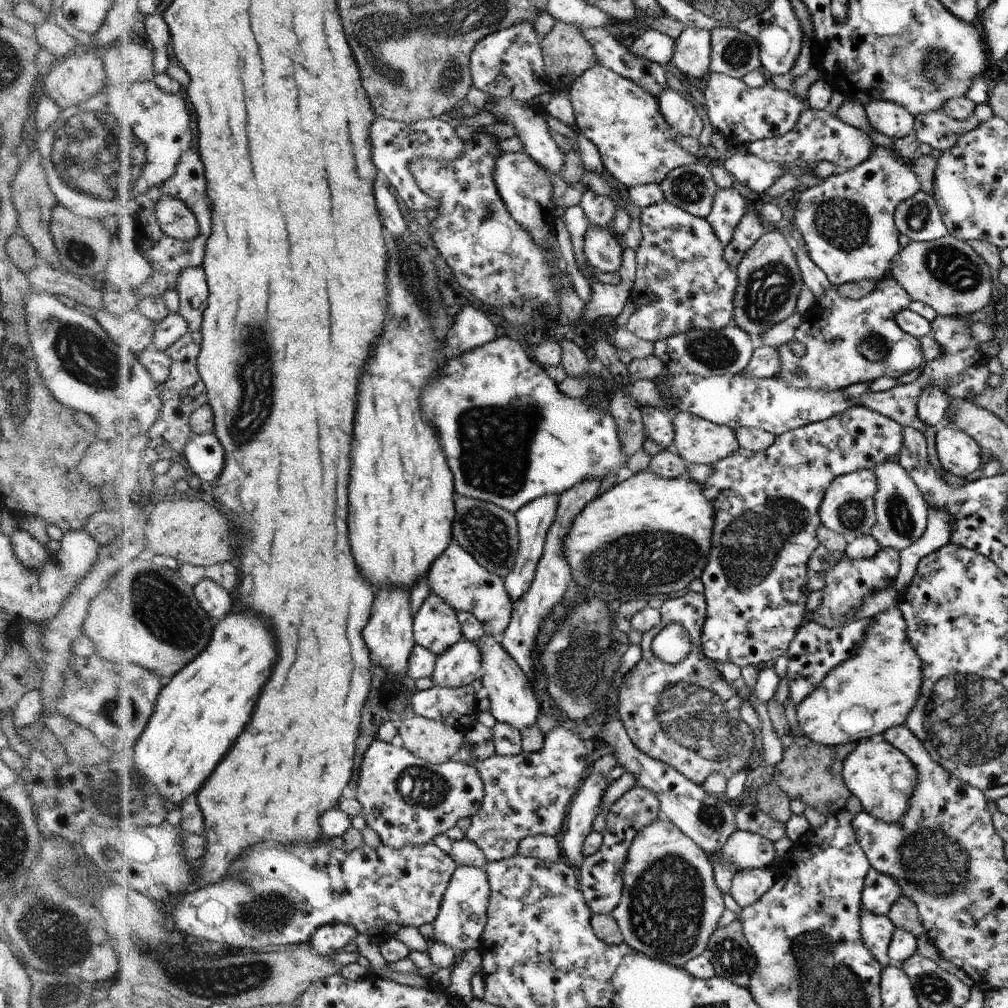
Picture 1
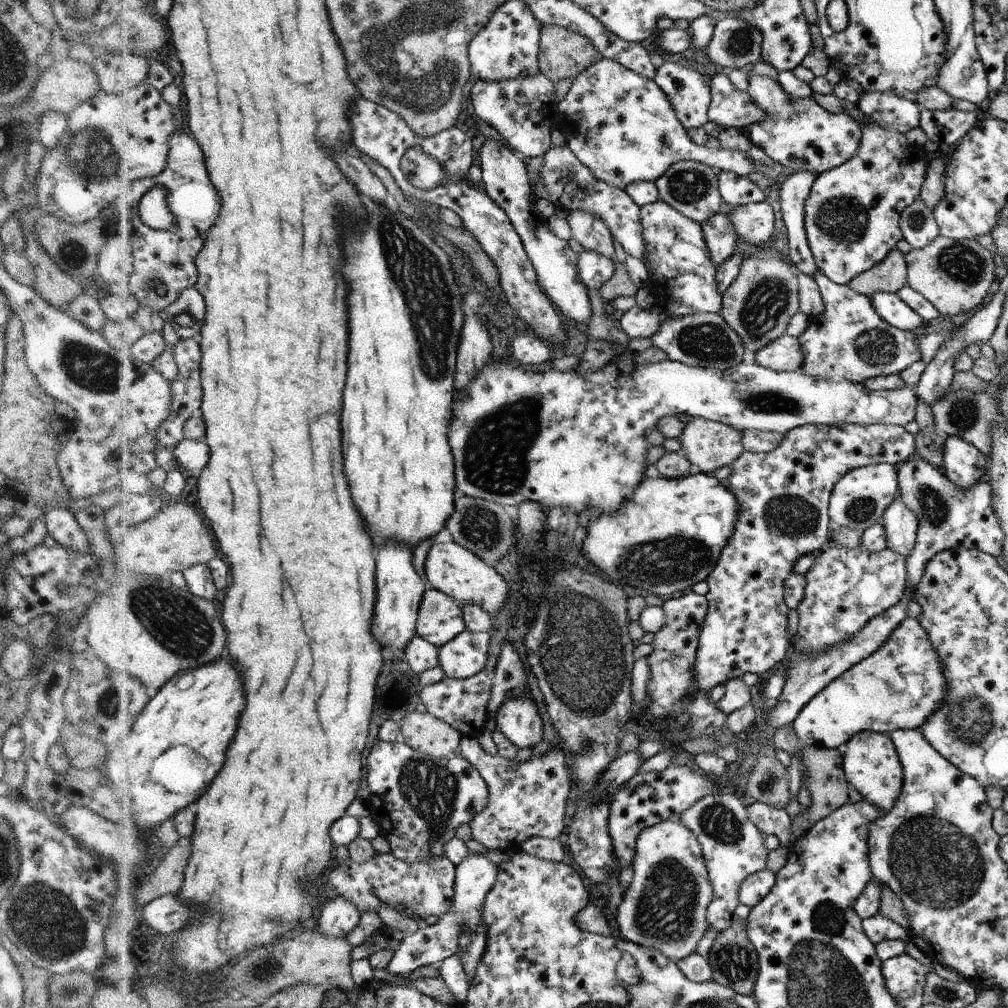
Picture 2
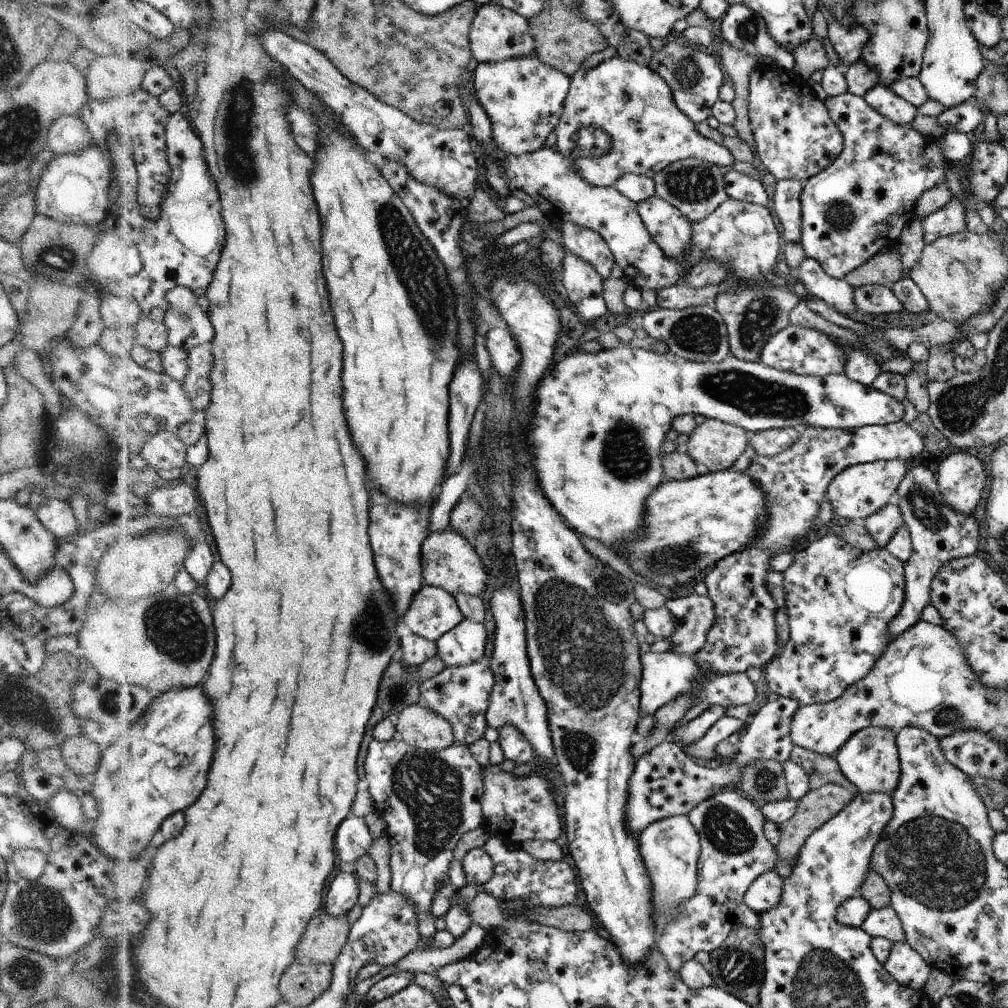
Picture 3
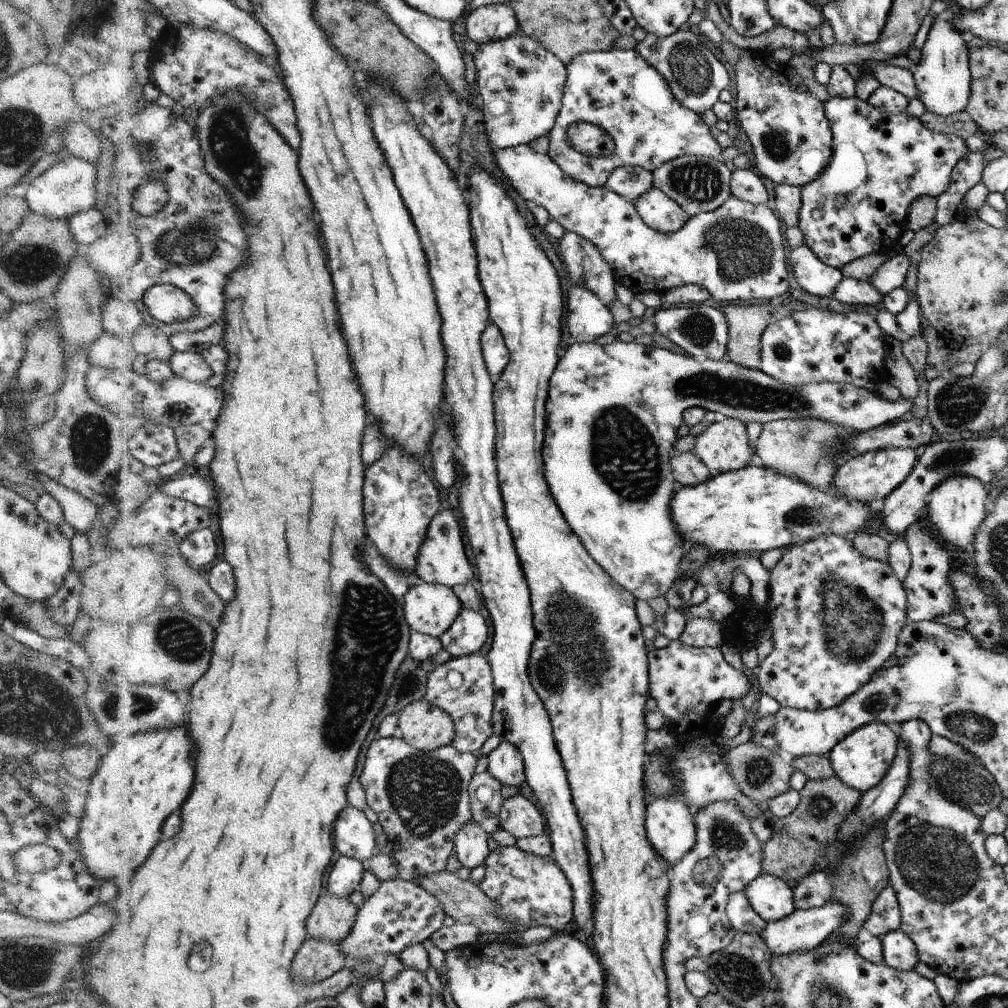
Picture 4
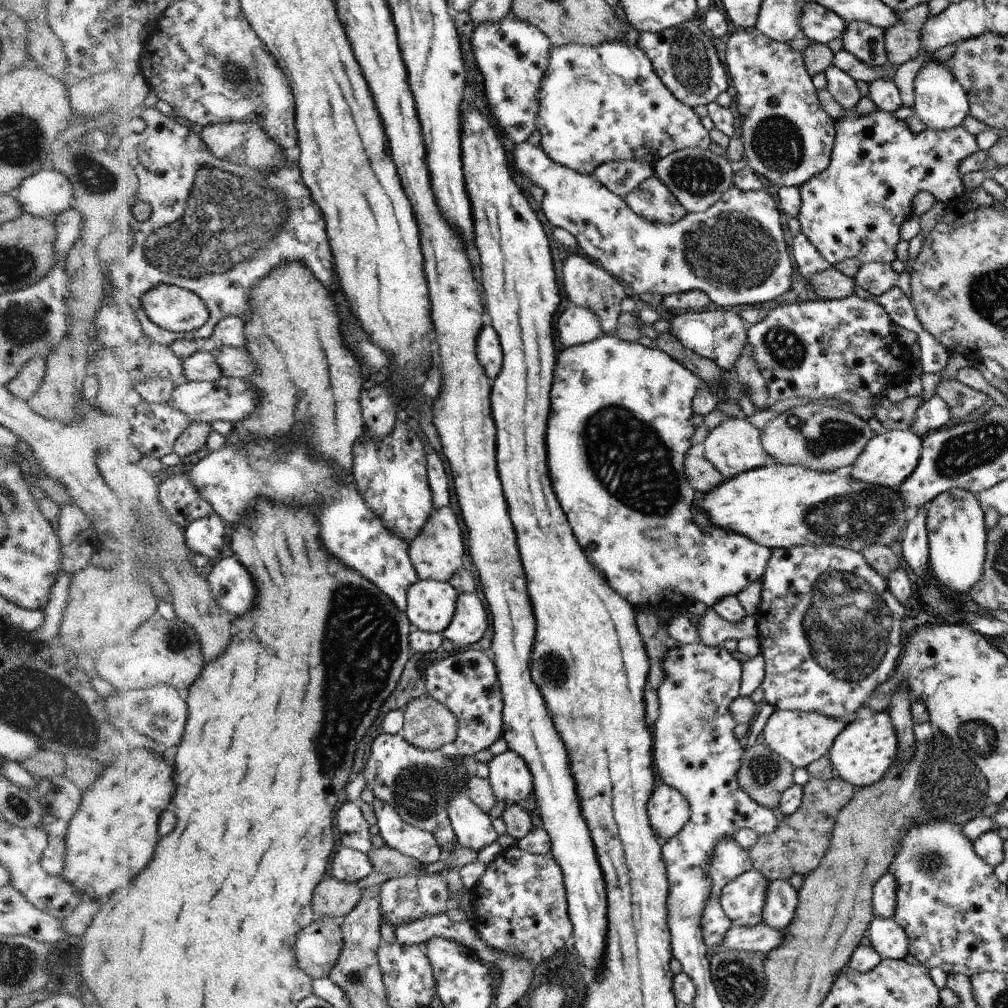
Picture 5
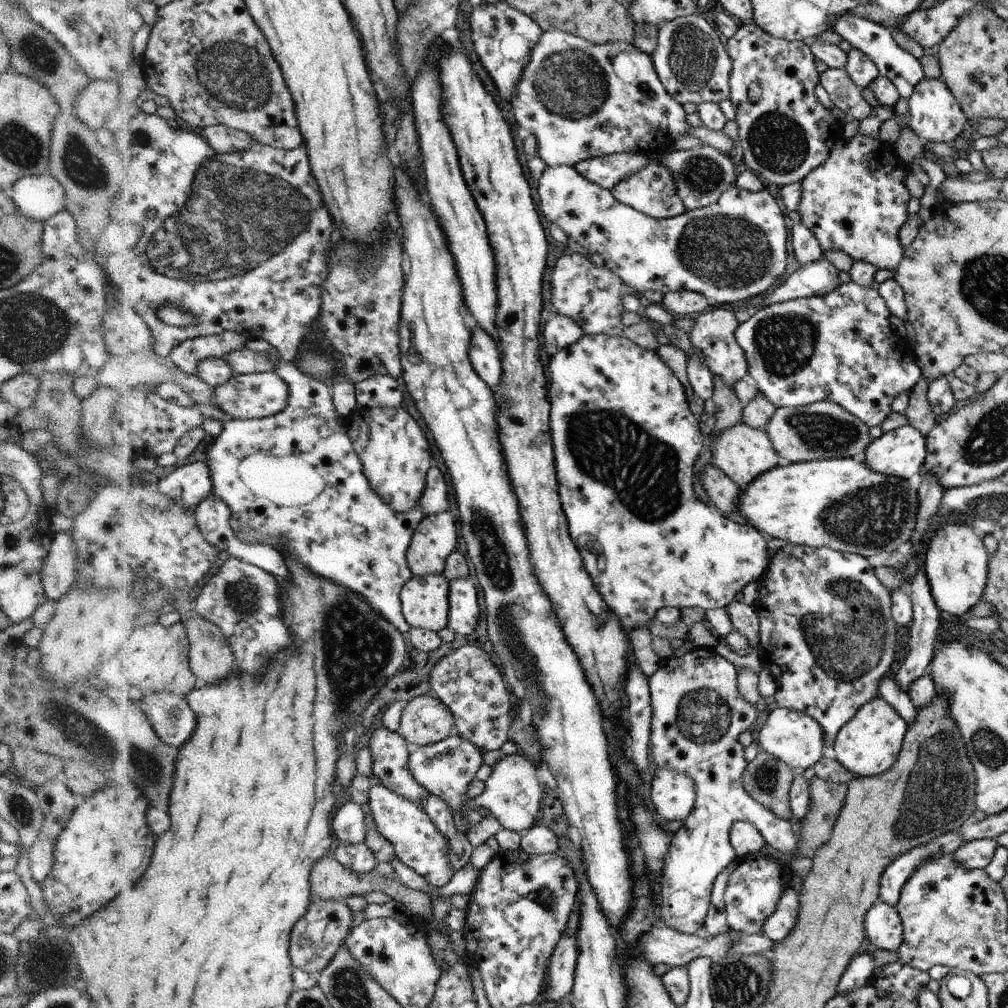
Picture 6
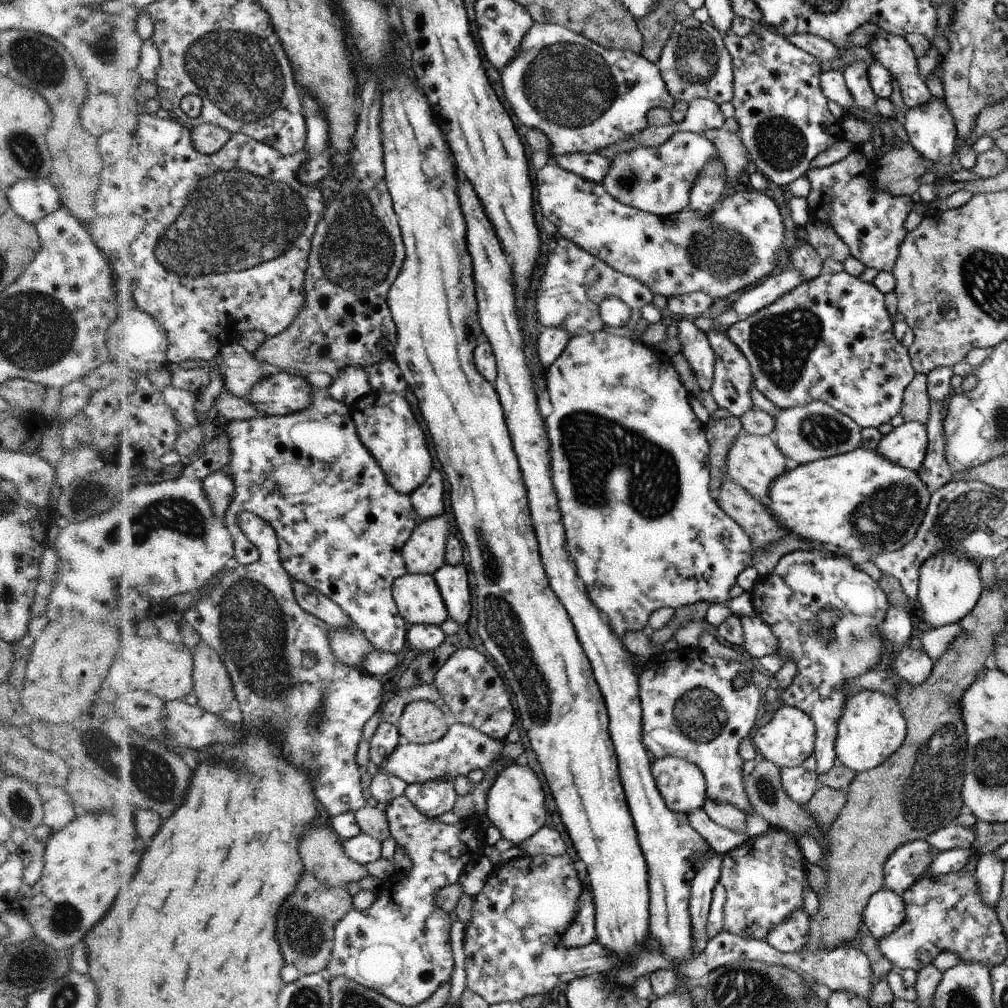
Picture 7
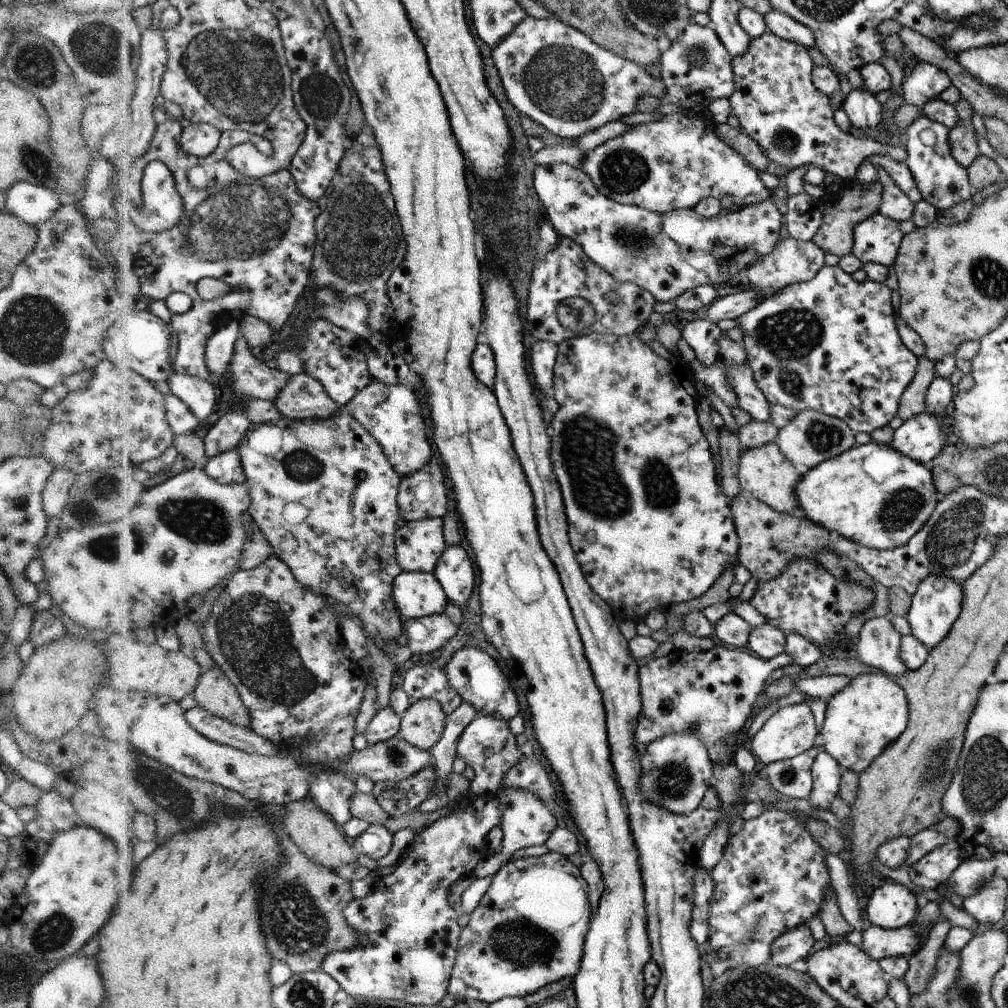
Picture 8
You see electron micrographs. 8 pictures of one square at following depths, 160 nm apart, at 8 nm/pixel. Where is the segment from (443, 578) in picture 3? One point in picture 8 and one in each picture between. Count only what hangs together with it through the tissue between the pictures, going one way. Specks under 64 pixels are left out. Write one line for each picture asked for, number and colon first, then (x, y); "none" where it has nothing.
4: (442, 560)
5: (437, 552)
6: (435, 538)
7: (424, 553)
8: (420, 544)

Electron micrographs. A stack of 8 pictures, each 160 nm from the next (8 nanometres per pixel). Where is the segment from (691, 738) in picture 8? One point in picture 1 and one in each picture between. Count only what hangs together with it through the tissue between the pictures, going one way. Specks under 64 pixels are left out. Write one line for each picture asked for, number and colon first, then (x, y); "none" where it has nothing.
1: (671, 903)
2: (665, 907)
3: (671, 848)
4: (671, 829)
5: (669, 810)
6: (673, 794)
7: (681, 783)

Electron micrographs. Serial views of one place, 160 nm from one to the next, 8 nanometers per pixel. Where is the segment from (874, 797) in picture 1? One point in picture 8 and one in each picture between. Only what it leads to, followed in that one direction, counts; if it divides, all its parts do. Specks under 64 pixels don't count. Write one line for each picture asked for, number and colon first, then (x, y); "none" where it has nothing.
2: (871, 764)
3: (870, 759)
4: (862, 760)
5: (861, 755)
6: (869, 744)
7: (873, 726)
8: (861, 721)

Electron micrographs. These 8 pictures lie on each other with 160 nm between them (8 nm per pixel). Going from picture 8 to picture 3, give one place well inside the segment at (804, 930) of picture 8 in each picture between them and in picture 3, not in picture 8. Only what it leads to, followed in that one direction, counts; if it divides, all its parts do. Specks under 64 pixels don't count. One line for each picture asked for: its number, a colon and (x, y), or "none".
3: (766, 891)
4: (772, 898)
5: (781, 905)
6: (778, 926)
7: (789, 936)

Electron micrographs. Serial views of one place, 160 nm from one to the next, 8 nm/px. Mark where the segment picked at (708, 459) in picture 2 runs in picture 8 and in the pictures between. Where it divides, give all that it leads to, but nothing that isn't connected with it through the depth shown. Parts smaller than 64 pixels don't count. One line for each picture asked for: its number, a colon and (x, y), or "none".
3: (714, 445)
4: (724, 446)
5: (734, 447)
6: (742, 452)
7: (754, 461)
8: (765, 472)

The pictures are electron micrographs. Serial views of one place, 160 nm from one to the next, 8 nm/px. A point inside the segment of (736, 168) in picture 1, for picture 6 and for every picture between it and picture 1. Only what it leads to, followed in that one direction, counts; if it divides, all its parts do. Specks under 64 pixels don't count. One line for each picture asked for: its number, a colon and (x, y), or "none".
2: (621, 126)
3: (636, 108)
4: (618, 90)
5: (599, 104)
6: (581, 100)

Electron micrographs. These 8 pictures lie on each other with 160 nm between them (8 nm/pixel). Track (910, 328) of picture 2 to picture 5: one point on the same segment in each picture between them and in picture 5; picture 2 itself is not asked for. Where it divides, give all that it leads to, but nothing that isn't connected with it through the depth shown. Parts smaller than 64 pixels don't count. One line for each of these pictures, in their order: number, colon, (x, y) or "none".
3: (873, 299)
4: (857, 292)
5: (831, 284)

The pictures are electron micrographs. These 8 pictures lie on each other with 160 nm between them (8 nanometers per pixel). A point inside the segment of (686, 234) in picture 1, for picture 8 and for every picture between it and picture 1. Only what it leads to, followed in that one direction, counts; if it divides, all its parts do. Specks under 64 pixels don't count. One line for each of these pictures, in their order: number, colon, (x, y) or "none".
2: (678, 258)
3: (668, 226)
4: (661, 213)
5: (652, 200)
6: (653, 192)
7: (657, 180)
8: (673, 163)

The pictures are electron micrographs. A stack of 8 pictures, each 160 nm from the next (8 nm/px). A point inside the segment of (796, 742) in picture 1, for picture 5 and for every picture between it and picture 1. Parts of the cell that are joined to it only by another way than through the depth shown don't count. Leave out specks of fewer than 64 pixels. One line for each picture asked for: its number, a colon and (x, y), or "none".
2: (829, 790)
3: (817, 806)
4: (798, 841)
5: (797, 845)

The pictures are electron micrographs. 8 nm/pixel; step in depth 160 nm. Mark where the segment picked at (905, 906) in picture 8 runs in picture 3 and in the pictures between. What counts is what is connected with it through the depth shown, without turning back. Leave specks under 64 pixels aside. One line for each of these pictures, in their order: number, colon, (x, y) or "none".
3: (907, 966)
4: (900, 952)
5: (889, 939)
6: (884, 926)
7: (886, 911)

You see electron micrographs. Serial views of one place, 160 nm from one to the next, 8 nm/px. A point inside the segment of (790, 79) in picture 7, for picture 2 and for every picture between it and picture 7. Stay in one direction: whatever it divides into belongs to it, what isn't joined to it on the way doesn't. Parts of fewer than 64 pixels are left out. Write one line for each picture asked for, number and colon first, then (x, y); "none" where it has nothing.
2: (800, 135)
3: (796, 138)
4: (792, 140)
5: (788, 138)
6: (785, 132)

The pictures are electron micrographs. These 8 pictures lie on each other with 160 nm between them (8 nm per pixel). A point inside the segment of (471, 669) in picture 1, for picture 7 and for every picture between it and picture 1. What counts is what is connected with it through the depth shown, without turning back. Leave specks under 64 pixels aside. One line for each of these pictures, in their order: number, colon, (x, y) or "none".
2: (465, 655)
3: (465, 644)
4: (468, 633)
5: (469, 623)
6: (464, 615)
7: (452, 581)

